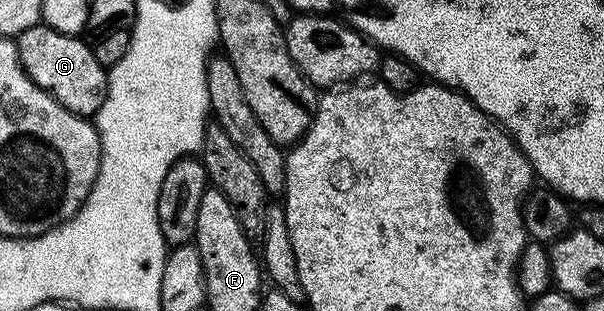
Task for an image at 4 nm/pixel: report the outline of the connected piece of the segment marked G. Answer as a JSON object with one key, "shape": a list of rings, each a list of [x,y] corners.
{"shape":[[[42,24],[33,28],[25,28],[17,36],[17,45],[19,48],[19,63],[23,65],[23,71],[33,80],[37,88],[41,88],[49,96],[53,96],[55,102],[59,102],[66,110],[74,114],[80,114],[85,119],[90,119],[98,114],[101,104],[107,95],[107,76],[108,71],[97,64],[97,56],[90,45],[83,43],[82,37],[74,34],[62,34],[53,28]]]}

